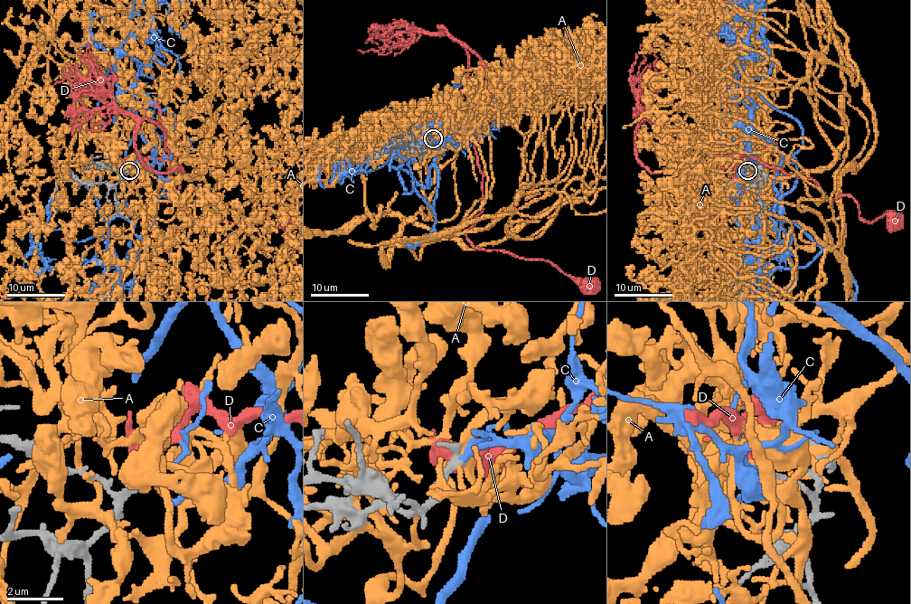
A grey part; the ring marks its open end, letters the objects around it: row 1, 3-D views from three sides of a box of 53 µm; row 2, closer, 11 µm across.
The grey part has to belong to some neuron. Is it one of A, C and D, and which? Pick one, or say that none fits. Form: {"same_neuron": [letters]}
{"same_neuron": ["C"]}

